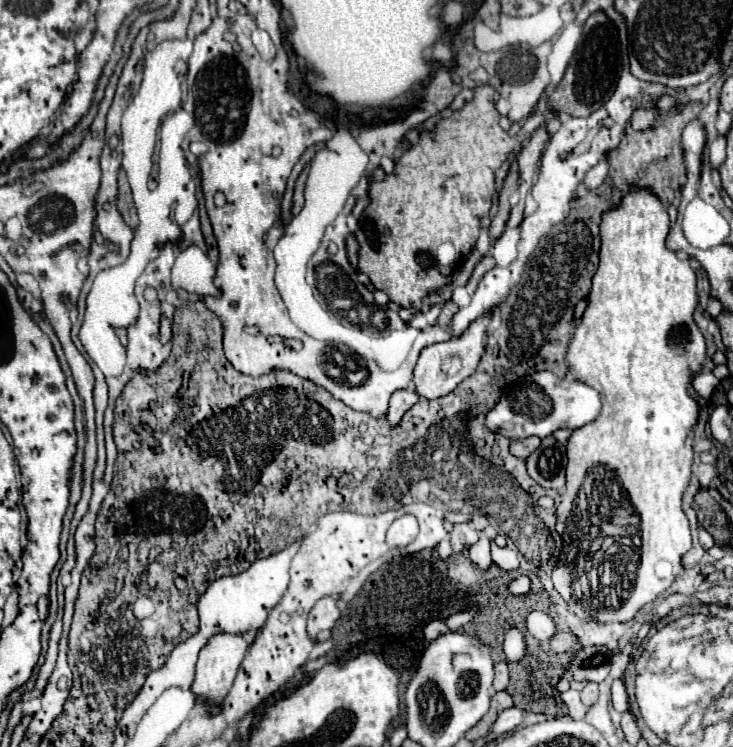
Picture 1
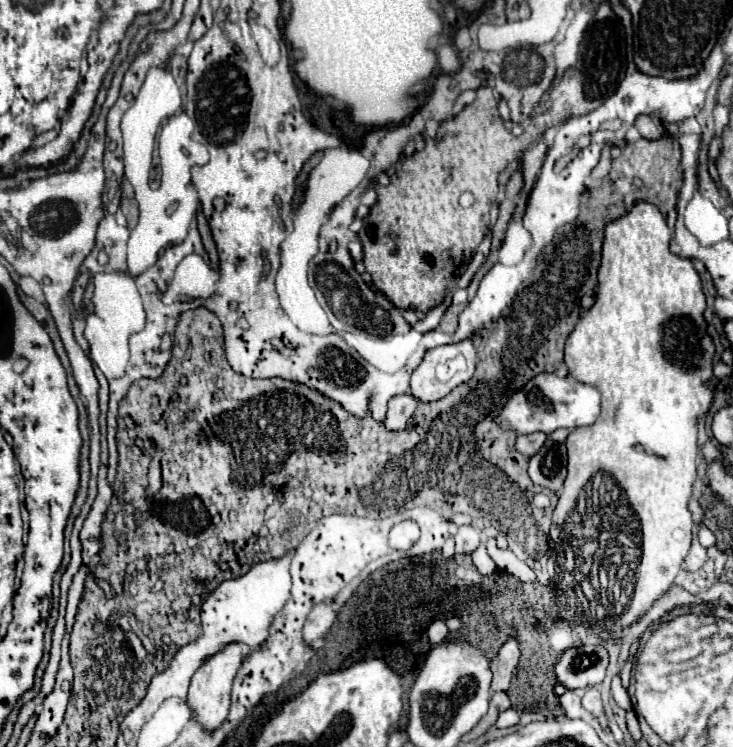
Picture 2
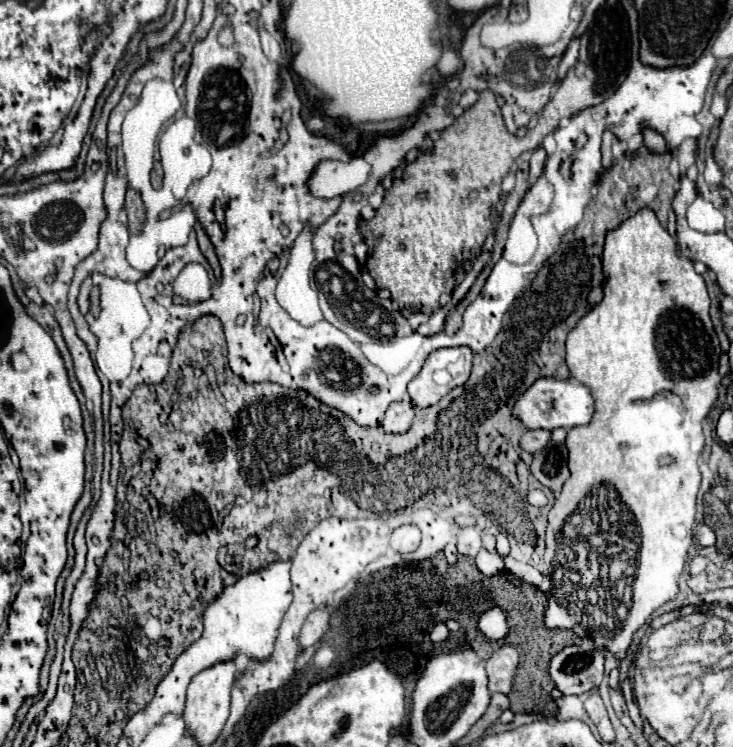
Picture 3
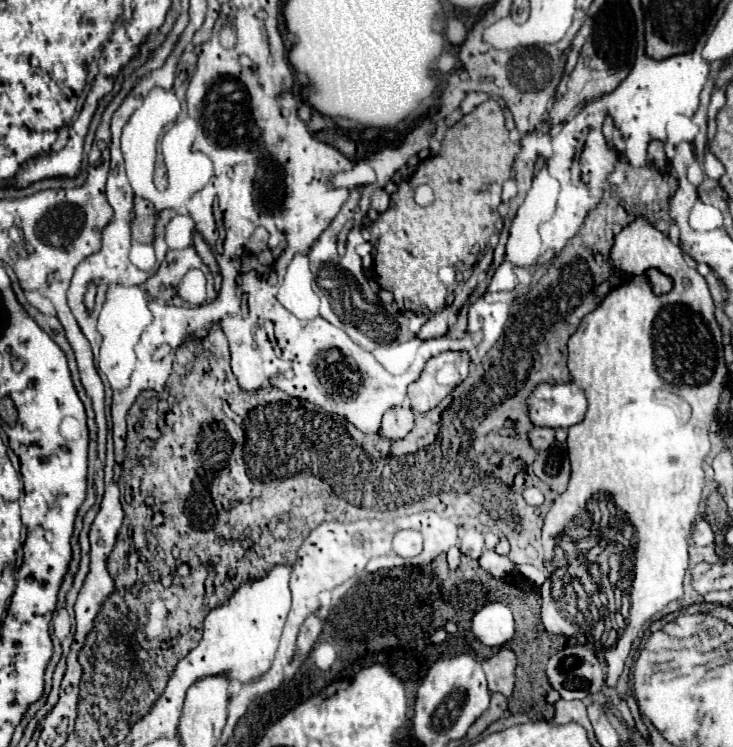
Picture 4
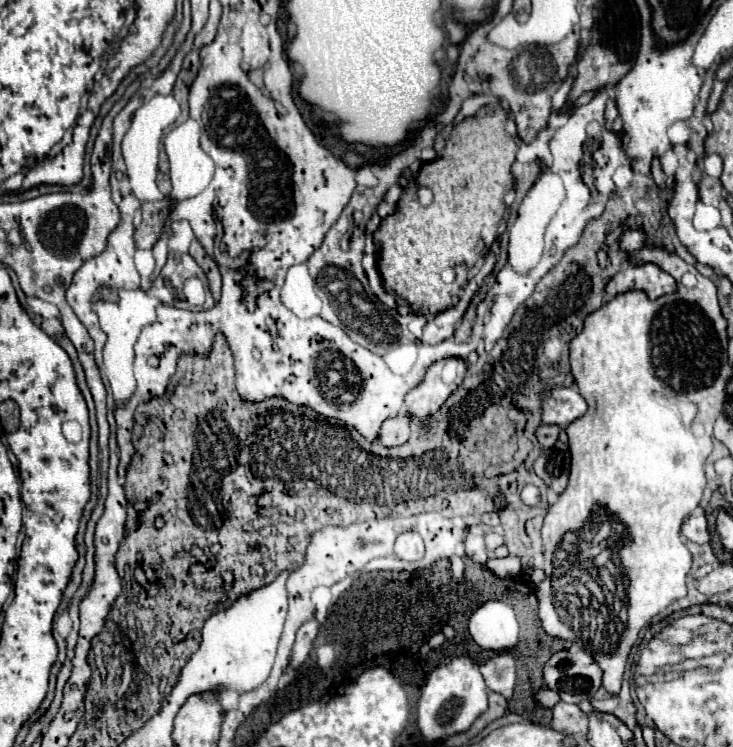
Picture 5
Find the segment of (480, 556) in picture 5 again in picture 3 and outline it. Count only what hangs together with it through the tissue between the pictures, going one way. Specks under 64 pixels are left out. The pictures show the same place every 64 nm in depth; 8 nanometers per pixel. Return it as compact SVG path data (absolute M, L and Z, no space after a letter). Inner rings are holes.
M464 528L462 534L458 536L458 552L474 558L480 548L482 548L480 532L476 528Z

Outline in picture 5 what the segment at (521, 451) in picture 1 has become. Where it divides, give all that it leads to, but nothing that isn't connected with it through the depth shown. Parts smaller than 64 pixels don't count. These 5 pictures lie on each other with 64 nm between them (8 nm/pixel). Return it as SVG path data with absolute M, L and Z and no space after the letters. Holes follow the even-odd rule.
M542 424L536 430L536 438L542 444L542 448L552 448L552 444L558 440L558 434L560 434L558 426L546 426L546 424Z

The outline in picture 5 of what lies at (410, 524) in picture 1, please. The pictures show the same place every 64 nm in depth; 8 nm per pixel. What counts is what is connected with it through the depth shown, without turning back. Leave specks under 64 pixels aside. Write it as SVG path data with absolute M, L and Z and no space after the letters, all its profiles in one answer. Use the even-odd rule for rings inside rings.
M404 532L396 538L396 546L394 546L394 554L400 560L420 560L424 556L424 542L420 538L420 534L416 532Z

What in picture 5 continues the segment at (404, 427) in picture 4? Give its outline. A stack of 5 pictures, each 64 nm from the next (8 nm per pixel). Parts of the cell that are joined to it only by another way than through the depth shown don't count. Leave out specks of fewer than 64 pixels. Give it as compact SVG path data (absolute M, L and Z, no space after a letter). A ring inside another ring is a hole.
M408 414L390 418L390 420L386 420L386 422L382 424L380 442L382 442L386 448L404 444L404 442L408 440L408 436L410 436L410 416L408 416Z

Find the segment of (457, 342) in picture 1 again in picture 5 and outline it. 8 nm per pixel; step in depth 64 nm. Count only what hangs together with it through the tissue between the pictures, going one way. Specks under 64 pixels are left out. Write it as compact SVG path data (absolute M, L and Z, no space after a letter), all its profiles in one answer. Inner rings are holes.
M446 358L432 364L424 382L406 394L408 414L420 422L426 422L462 384L464 374L466 364L460 358Z

